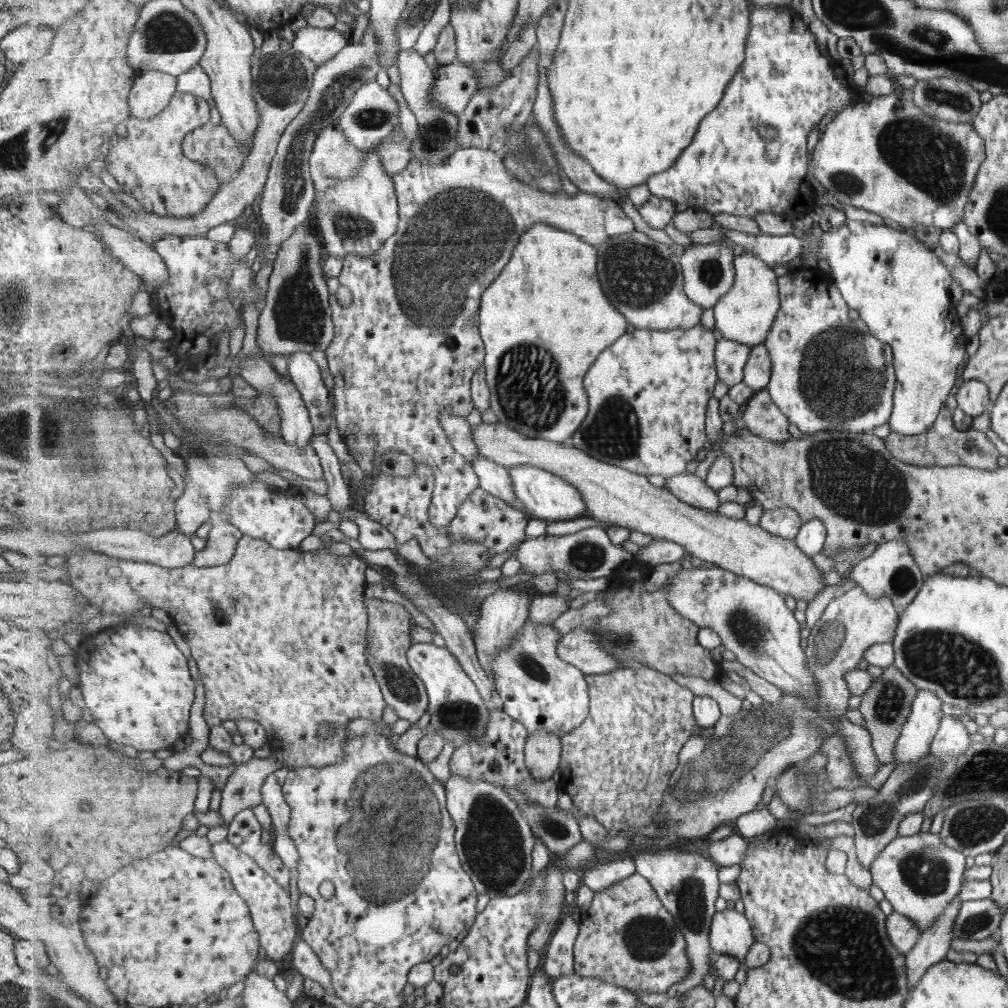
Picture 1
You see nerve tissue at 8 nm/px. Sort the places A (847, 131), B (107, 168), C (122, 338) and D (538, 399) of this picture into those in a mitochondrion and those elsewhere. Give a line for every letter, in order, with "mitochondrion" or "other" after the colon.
A: other
B: other
C: other
D: mitochondrion

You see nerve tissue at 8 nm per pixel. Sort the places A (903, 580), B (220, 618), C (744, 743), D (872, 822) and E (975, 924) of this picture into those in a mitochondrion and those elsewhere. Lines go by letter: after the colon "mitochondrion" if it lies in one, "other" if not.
A: mitochondrion
B: other
C: mitochondrion
D: mitochondrion
E: mitochondrion

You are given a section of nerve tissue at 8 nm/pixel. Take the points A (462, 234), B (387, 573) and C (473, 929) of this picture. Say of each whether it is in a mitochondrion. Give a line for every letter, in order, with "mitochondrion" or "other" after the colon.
A: mitochondrion
B: other
C: other

